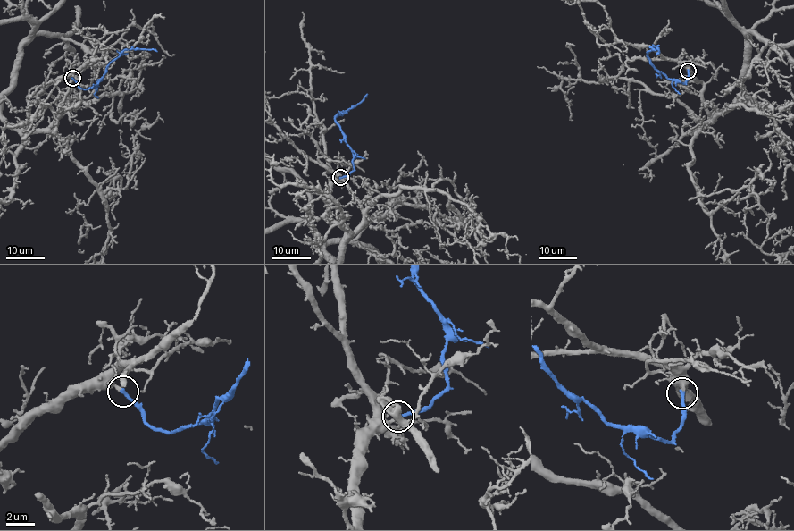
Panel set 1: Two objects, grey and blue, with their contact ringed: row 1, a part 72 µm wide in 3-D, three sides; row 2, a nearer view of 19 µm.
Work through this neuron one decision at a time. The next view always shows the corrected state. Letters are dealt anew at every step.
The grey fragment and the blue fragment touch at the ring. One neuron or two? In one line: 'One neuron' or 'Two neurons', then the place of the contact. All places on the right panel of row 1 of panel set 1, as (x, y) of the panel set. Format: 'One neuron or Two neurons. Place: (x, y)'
One neuron. Place: (688, 71)

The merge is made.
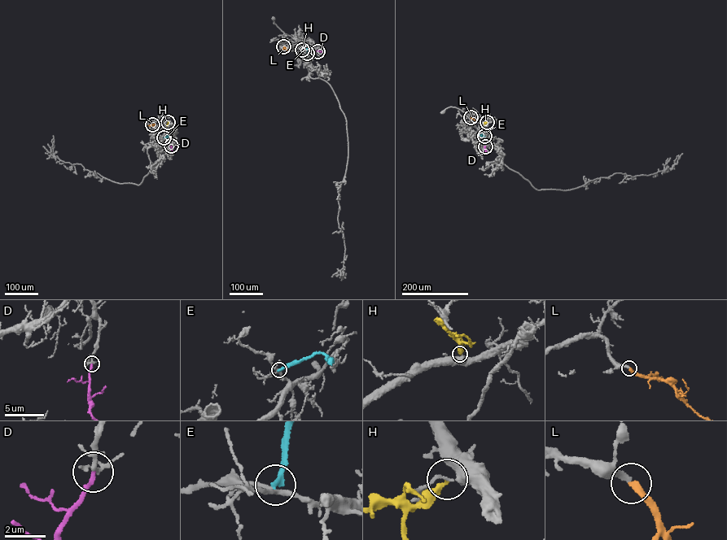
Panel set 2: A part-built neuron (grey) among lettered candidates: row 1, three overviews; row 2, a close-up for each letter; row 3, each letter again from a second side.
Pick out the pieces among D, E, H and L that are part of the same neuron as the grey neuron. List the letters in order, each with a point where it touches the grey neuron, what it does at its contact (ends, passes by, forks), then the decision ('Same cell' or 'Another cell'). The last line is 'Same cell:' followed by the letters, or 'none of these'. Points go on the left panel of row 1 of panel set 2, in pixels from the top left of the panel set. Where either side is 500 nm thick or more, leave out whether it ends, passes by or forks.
D: Touches grey at (171, 145). It ends there. Same cell
E: Touches grey at (164, 137). It ends there. Another cell
H: Touches grey at (168, 122). It ends there. Another cell
L: Touches grey at (152, 124). It ends there. Same cell
Same cell: D, L

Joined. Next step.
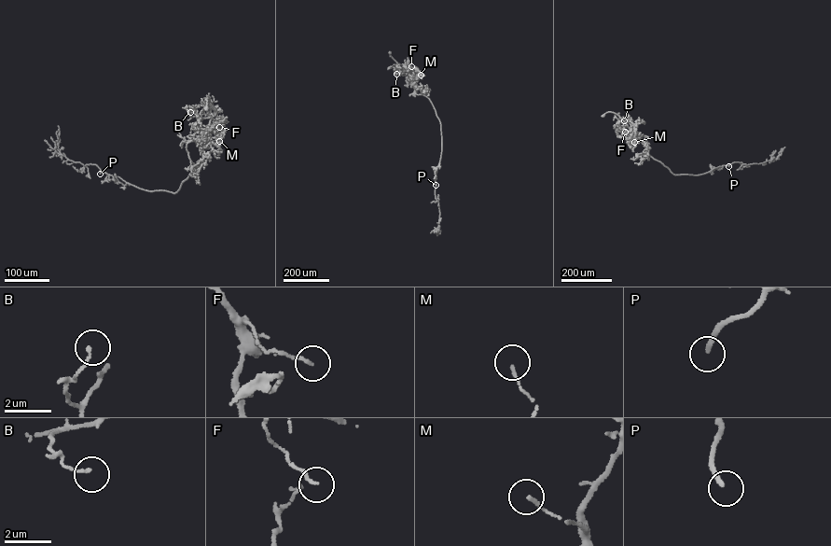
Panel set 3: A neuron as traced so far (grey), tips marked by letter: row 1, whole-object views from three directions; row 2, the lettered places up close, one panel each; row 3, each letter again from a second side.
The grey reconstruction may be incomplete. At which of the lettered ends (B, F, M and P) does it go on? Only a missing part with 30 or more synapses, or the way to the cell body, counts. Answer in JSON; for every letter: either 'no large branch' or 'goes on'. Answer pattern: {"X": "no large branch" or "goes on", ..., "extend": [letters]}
{"B": "no large branch", "F": "no large branch", "M": "no large branch", "P": "goes on", "extend": ["P"]}

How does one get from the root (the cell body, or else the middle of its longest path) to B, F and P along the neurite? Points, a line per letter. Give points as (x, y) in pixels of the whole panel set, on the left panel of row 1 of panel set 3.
B: (206, 108), (207, 98), (215, 111), (214, 116), (200, 120), (193, 109), (190, 112)
F: (206, 108), (207, 98), (215, 113), (208, 129), (210, 131), (214, 124), (219, 127)
P: (206, 108), (207, 98), (215, 115), (200, 137), (186, 143), (195, 168), (174, 193), (147, 190), (100, 174)

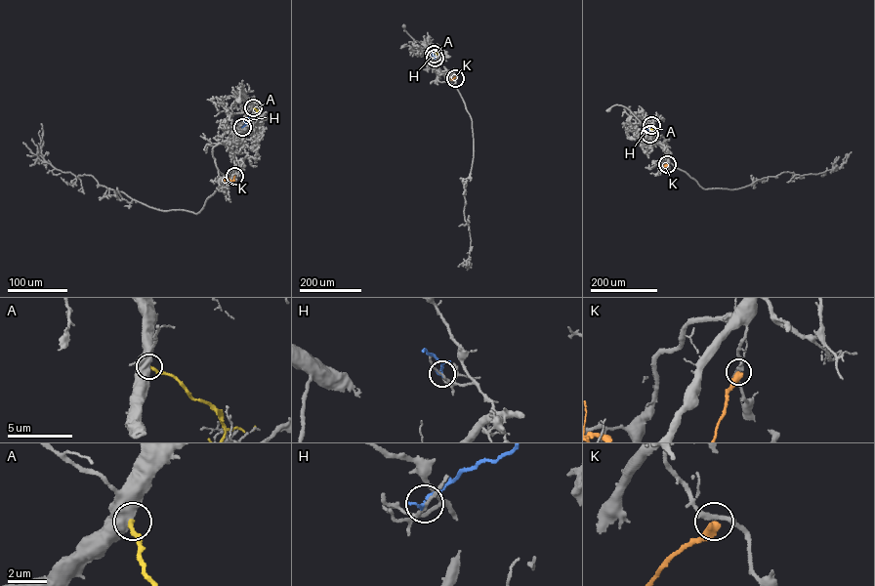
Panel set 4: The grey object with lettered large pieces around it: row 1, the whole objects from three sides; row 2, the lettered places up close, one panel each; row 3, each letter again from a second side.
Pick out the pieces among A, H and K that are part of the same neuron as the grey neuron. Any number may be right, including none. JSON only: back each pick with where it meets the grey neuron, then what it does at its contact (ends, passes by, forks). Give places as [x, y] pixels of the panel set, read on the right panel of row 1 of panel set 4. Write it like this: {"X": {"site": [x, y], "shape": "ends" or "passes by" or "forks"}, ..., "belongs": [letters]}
{"belongs": []}

